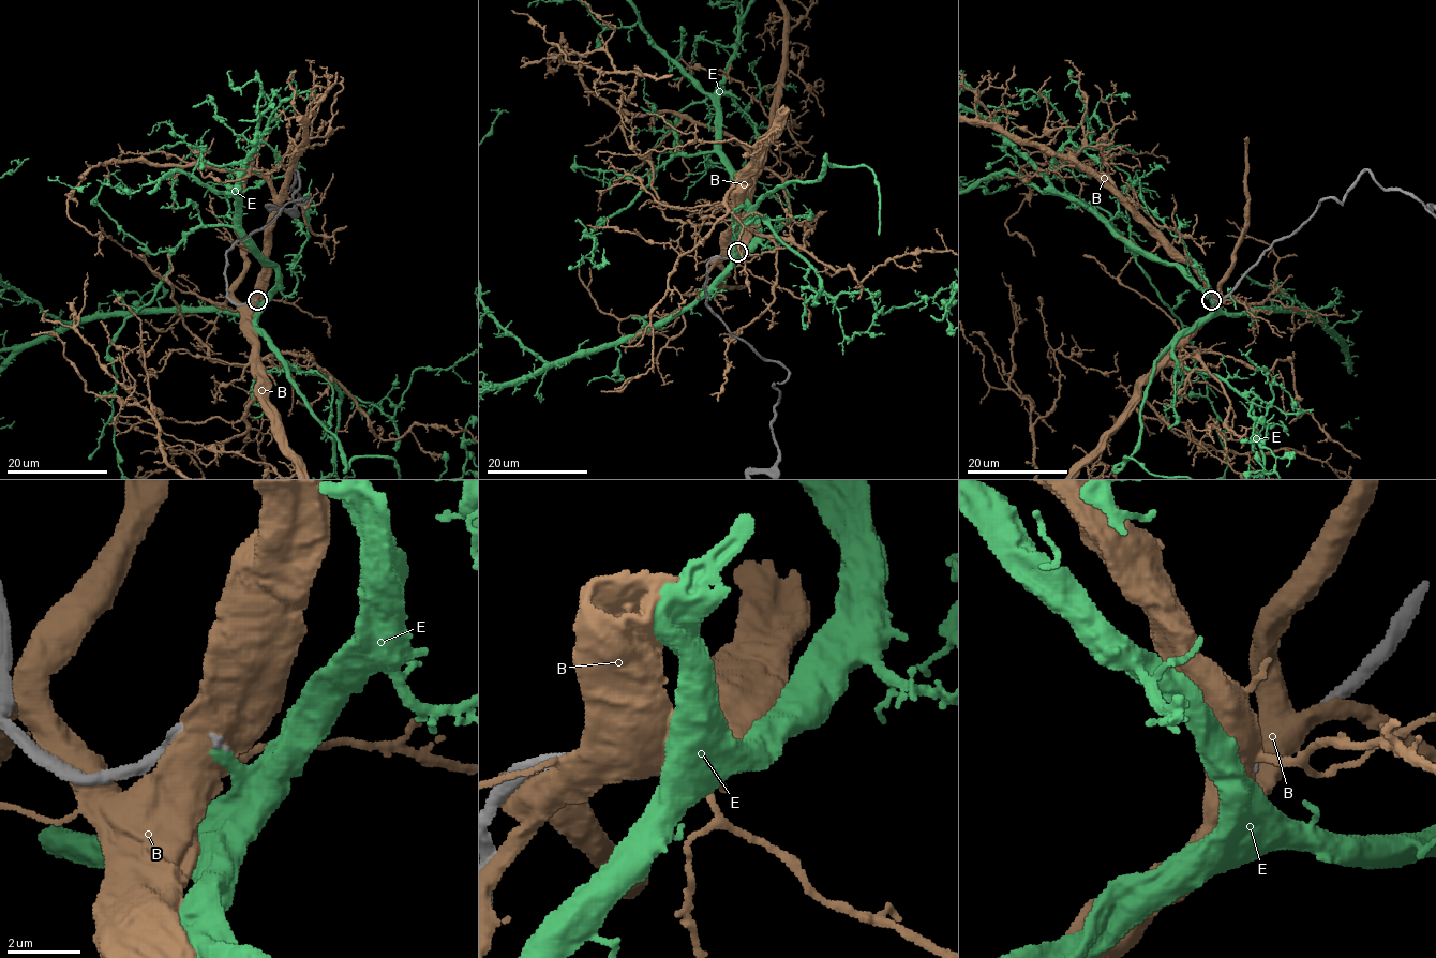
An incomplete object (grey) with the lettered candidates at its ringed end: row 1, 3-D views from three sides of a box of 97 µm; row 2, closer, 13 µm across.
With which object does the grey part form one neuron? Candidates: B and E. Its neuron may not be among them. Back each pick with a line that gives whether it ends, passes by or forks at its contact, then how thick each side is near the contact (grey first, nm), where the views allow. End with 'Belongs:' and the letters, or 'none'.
Belongs: none

